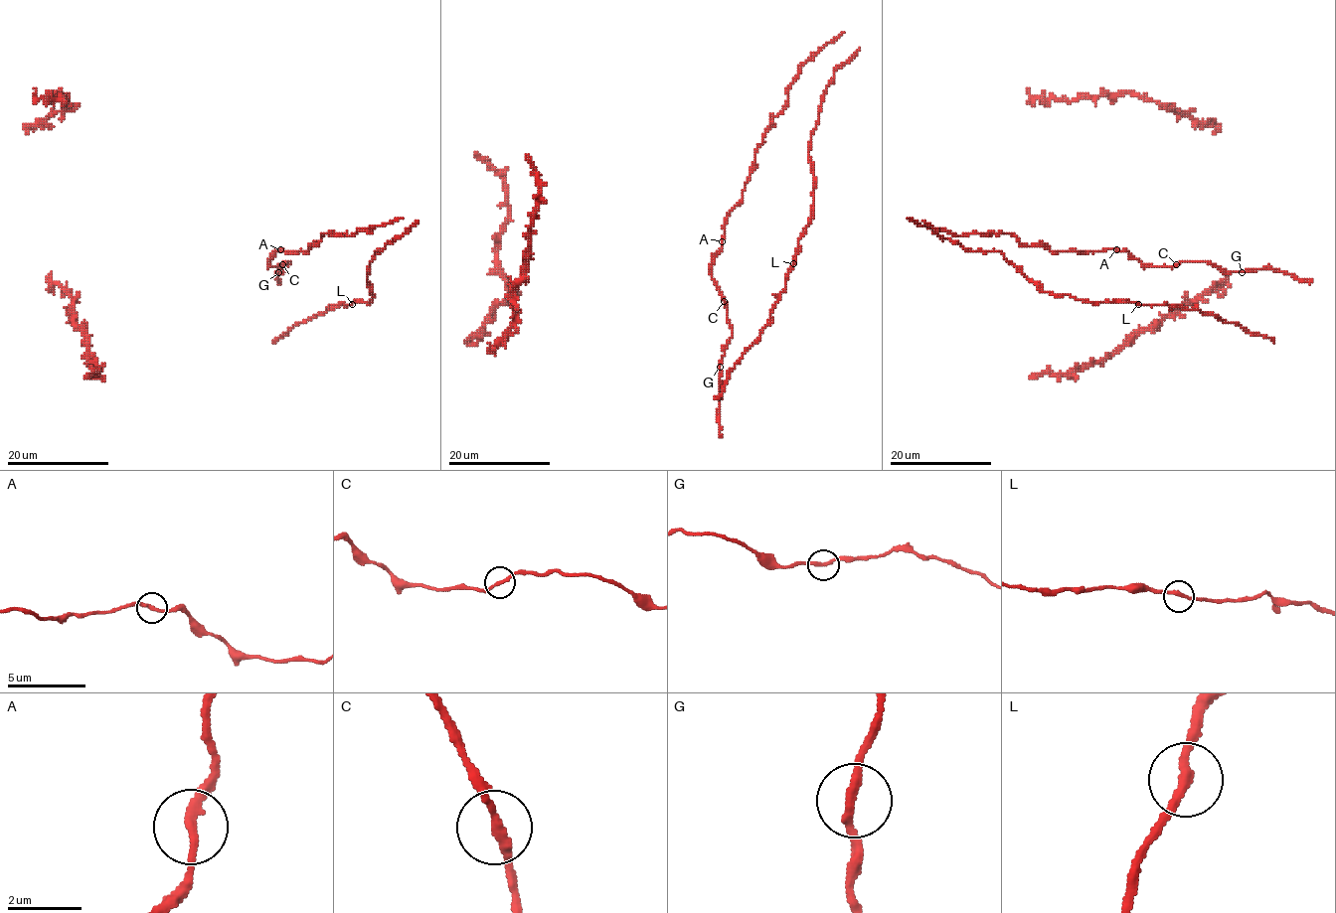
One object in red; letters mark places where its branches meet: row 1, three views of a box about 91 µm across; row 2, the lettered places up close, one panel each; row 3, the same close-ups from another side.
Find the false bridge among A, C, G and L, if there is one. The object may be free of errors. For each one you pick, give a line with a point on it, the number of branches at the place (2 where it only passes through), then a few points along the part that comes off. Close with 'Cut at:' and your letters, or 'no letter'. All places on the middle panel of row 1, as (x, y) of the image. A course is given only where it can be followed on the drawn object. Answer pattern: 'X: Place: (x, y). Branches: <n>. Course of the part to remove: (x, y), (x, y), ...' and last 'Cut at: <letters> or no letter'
Cut at: no letter

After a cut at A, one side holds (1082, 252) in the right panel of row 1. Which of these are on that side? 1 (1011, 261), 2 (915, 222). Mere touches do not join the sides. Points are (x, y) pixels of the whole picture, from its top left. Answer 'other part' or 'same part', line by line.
1: other part
2: same part

